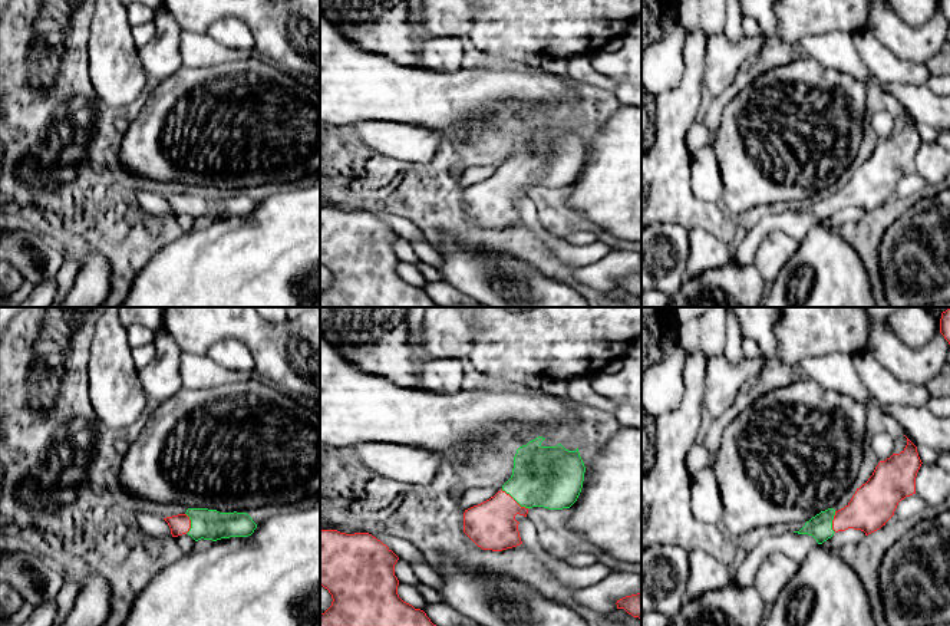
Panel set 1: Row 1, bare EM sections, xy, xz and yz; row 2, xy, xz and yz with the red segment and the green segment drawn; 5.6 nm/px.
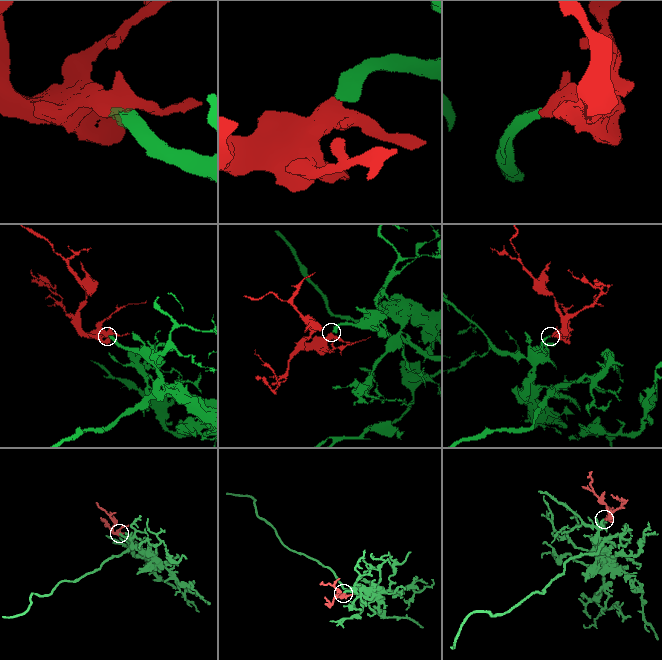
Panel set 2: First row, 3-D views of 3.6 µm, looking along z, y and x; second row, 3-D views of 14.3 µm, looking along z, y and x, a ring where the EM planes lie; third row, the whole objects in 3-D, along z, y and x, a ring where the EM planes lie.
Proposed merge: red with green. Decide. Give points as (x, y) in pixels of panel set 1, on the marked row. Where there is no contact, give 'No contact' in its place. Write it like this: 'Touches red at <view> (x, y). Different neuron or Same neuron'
Touches red at xz (513, 498). Same neuron

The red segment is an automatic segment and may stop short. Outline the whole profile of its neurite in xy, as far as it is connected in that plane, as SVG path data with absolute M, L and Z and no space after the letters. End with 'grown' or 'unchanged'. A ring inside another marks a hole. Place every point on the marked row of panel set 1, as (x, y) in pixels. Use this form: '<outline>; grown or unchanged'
M188 508L185 514L164 518L172 537L191 536L195 541L248 537L257 524L247 513L220 513L208 508Z; grown

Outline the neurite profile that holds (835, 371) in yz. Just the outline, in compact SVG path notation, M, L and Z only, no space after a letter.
M831 353L818 358L806 358L794 365L798 378L808 378L825 389L854 398L867 405L874 395L861 383L854 368L852 355Z

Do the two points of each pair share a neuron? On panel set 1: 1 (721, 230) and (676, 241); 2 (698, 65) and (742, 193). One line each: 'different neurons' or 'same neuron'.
1: different neurons
2: different neurons

